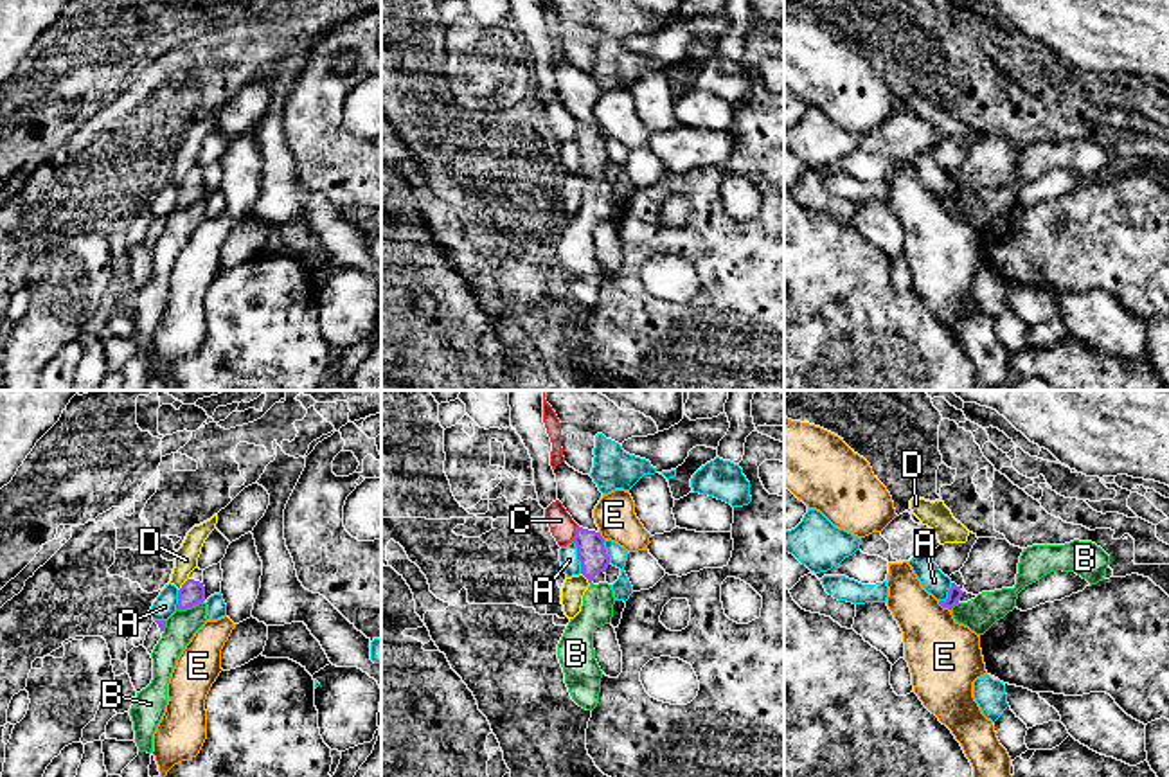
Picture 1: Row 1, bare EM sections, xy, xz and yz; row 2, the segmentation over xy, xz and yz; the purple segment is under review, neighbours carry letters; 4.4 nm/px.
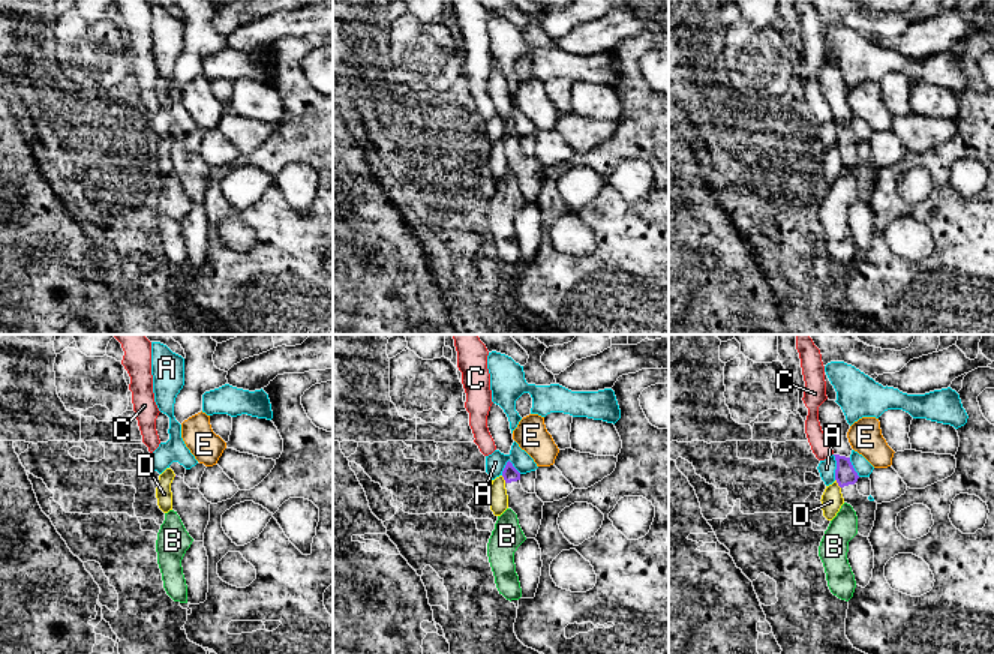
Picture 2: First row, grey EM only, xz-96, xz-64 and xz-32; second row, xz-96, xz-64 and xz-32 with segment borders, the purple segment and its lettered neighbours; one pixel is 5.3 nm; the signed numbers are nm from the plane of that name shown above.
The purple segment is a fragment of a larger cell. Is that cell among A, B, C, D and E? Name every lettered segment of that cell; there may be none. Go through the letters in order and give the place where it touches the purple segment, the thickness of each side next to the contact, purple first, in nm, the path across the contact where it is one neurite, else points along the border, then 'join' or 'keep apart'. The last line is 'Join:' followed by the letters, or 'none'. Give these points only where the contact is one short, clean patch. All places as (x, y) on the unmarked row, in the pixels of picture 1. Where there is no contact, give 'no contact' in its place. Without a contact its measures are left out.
A: meets purple in xz at (578, 155); 130 nm thick on the purple side, 80 nm on the other; border along xz (572, 139), (581, 169); keep apart
B: meets purple in xy at (189, 204); 110 nm thick on the purple side, 140 nm on the other; keep apart
C: meets purple in xz at (576, 130); 130 nm thick on the purple side, 110 nm on the other; border along xz (578, 123), (572, 137); keep apart
D: meets purple in xy at (182, 182); 110 nm thick on the purple side, 110 nm on the other; border along xy (187, 175), (178, 187); keep apart
E: meets purple in yz at (945, 204); 60 nm thick on the purple side, 320 nm on the other; border along yz (937, 198), (950, 207); keep apart
Join: none

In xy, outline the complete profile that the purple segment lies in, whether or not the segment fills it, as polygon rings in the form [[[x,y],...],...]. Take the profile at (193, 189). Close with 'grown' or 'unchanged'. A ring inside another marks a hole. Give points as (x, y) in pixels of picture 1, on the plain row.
[[[198,164],[189,171],[189,176],[178,187],[176,207],[187,207],[205,198],[203,167]]]; grown

